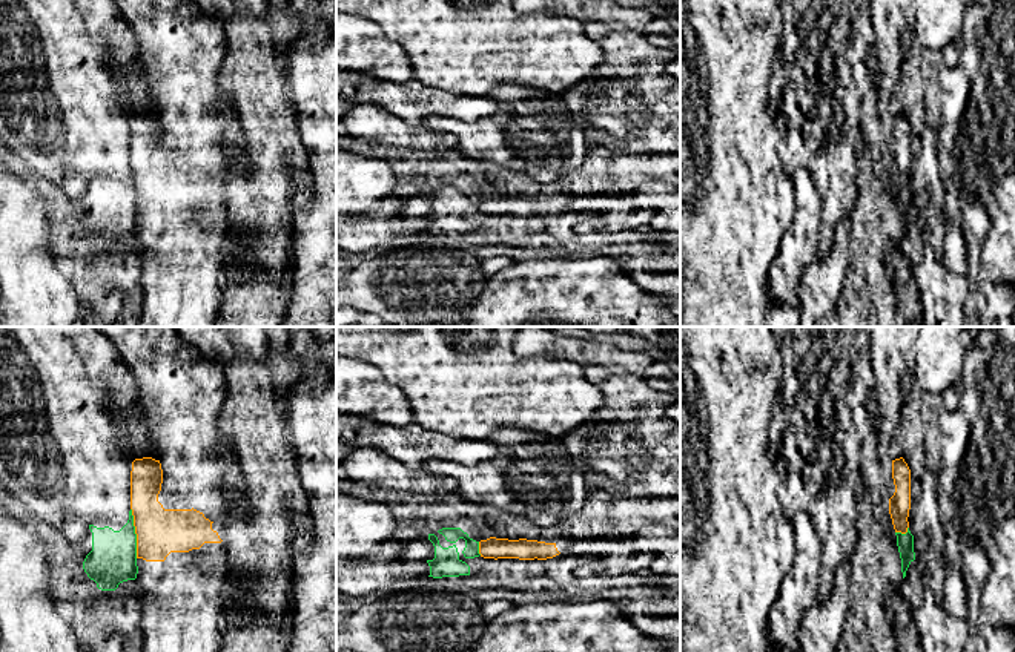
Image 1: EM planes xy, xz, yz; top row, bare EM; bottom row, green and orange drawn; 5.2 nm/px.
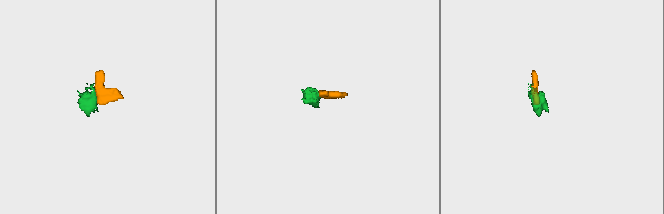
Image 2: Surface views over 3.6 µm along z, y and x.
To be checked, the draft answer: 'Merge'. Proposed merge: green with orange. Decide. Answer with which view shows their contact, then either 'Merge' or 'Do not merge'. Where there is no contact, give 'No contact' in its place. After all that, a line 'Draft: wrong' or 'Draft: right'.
Touches green in xy. Do not merge
Draft: wrong

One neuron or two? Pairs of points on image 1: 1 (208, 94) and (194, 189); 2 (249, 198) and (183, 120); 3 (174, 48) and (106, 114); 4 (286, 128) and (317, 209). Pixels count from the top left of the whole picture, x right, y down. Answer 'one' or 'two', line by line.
1: one
2: two
3: two
4: two

